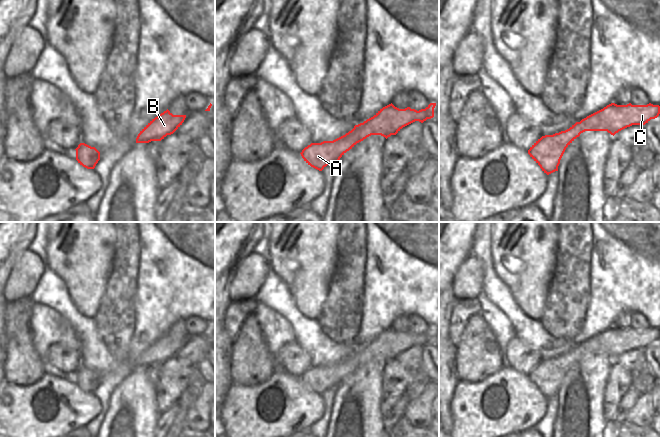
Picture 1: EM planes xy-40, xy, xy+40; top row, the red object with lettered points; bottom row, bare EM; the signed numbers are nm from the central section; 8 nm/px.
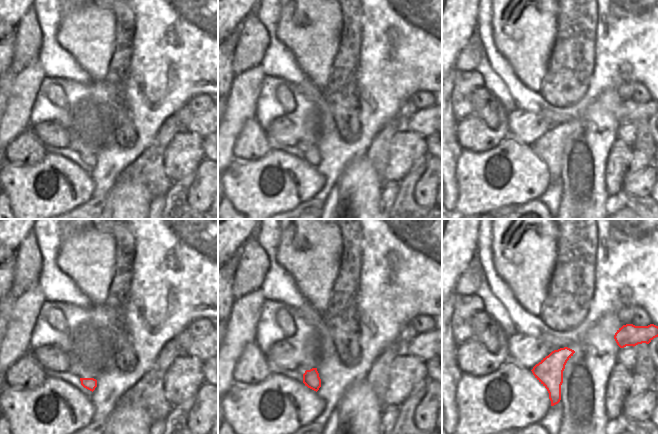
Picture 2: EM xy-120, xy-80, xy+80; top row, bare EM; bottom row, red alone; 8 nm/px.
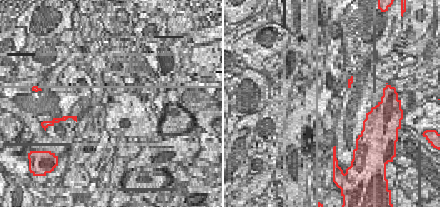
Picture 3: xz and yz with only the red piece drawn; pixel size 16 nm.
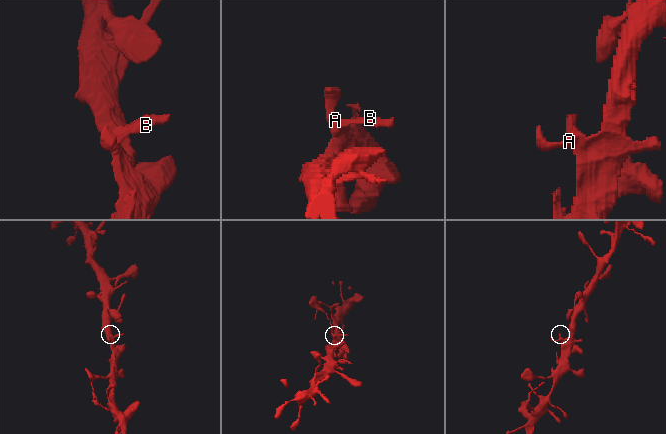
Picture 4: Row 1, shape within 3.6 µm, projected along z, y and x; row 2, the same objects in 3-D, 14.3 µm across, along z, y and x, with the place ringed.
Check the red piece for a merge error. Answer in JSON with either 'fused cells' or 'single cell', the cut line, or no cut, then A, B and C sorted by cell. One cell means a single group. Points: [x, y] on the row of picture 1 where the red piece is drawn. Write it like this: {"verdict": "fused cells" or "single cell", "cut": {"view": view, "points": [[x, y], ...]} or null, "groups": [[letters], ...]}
{"verdict": "single cell", "cut": null, "groups": [["A", "B", "C"]]}

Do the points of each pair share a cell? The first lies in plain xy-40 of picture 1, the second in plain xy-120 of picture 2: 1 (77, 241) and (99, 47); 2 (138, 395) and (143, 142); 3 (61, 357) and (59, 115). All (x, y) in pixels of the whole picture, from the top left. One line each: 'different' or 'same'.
1: same
2: different
3: different

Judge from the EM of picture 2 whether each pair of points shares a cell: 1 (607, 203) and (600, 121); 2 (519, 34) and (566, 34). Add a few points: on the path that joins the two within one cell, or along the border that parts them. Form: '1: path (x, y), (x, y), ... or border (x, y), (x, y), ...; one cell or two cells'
1: path (596, 183), (594, 141); one cell
2: border (559, 11), (557, 15), (555, 44), (549, 56); two cells

